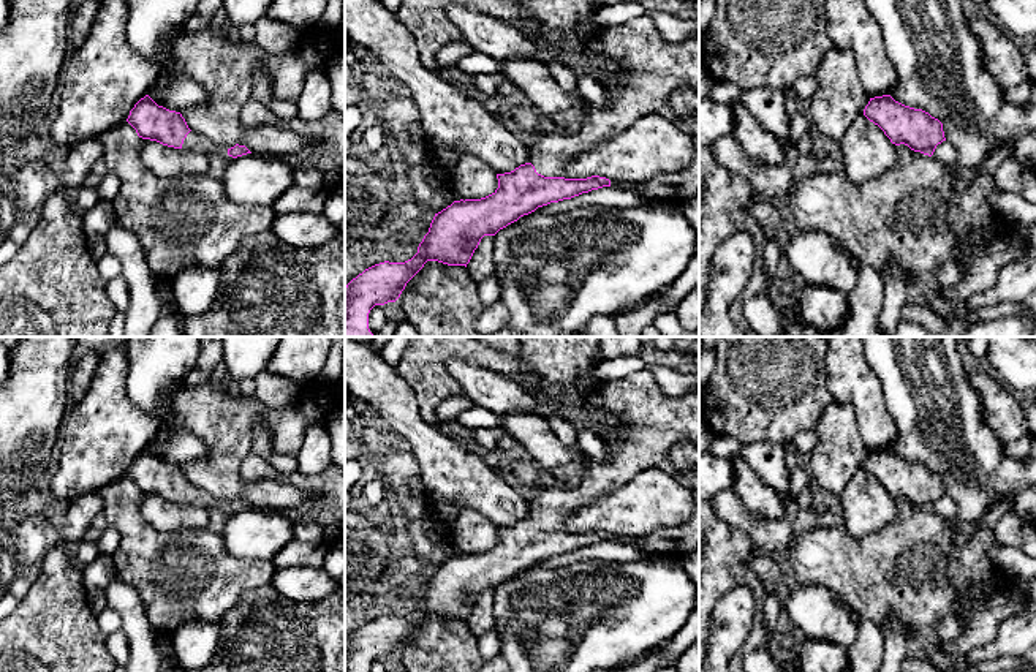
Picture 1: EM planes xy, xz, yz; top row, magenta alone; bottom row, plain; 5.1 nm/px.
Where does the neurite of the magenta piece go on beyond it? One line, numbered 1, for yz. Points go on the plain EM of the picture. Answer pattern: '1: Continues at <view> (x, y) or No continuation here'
1: No continuation here

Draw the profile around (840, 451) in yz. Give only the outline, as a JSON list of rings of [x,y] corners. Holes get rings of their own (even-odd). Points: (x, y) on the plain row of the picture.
[[[832,403],[815,427],[818,443],[810,454],[811,479],[819,490],[840,495],[853,474],[870,455],[865,447],[856,411],[849,403]]]

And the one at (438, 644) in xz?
[[[427,615],[400,651],[405,672],[479,672],[486,664],[465,620]]]

